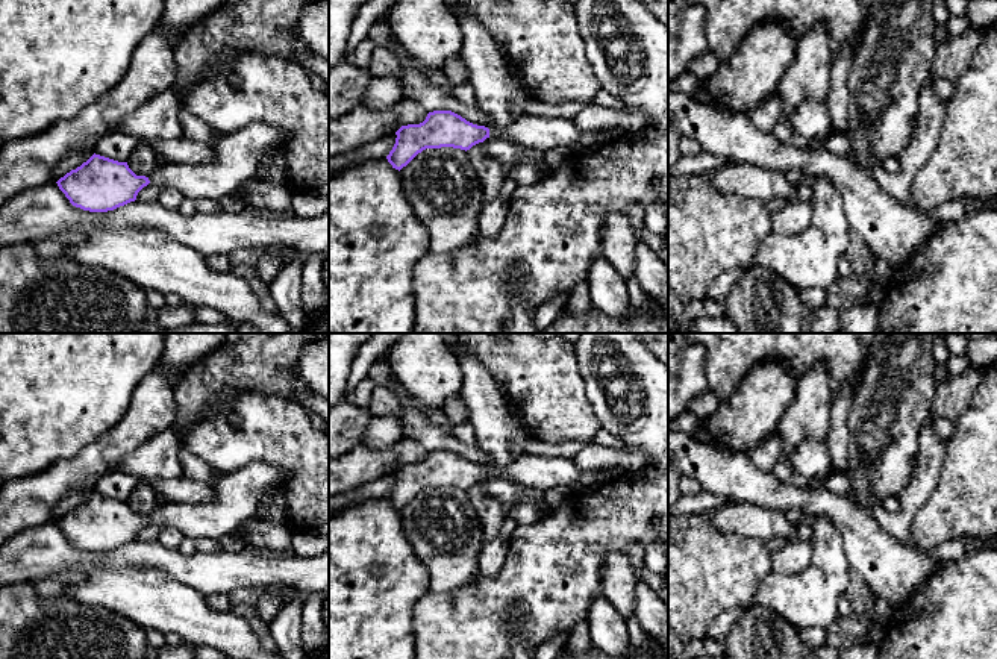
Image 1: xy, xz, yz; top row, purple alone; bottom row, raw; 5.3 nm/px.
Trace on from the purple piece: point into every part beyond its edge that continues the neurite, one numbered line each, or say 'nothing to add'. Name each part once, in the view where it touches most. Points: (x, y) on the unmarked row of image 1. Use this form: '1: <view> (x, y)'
1: xz (540, 473)

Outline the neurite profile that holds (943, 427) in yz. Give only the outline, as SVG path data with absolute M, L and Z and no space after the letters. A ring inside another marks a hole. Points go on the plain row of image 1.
M935 418L930 420L930 423L938 438L945 442L955 427L955 423L945 418Z

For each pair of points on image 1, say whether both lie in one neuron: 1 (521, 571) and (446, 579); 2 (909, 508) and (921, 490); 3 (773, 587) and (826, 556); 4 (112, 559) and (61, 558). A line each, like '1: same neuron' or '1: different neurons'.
1: different neurons
2: same neuron
3: same neuron
4: same neuron

